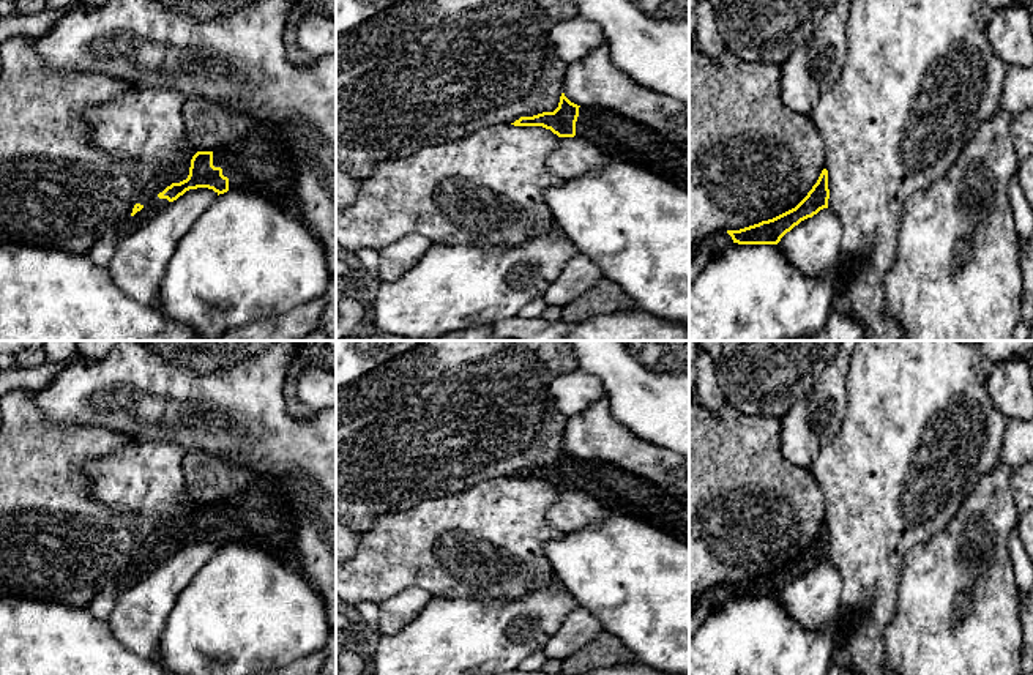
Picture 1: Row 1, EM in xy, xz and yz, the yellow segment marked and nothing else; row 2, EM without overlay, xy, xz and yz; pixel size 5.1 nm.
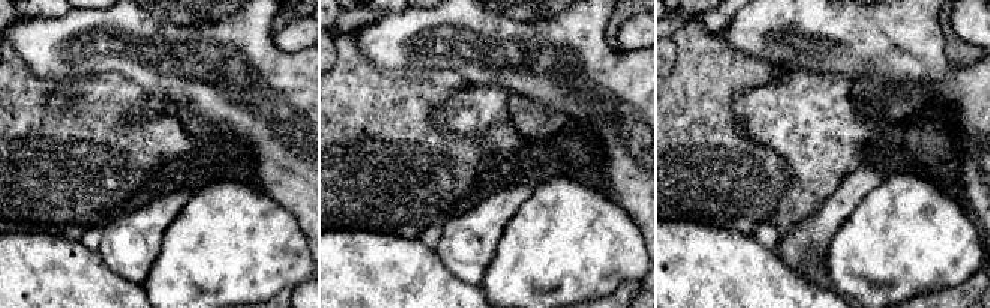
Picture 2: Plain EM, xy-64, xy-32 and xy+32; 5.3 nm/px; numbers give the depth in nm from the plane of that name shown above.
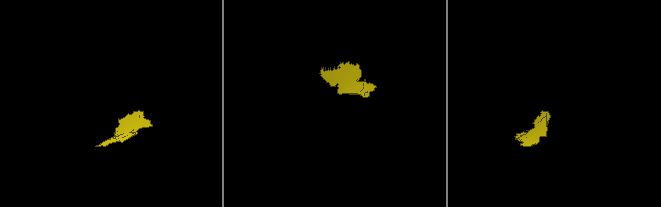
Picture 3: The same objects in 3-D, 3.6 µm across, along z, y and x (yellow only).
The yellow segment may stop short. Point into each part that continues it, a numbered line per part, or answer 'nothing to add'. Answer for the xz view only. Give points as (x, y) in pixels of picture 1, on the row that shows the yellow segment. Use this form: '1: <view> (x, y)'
1: xz (615, 134)

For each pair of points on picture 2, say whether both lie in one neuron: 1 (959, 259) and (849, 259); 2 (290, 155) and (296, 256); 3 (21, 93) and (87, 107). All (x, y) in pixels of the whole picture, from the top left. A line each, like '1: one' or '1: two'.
1: one
2: two
3: one

